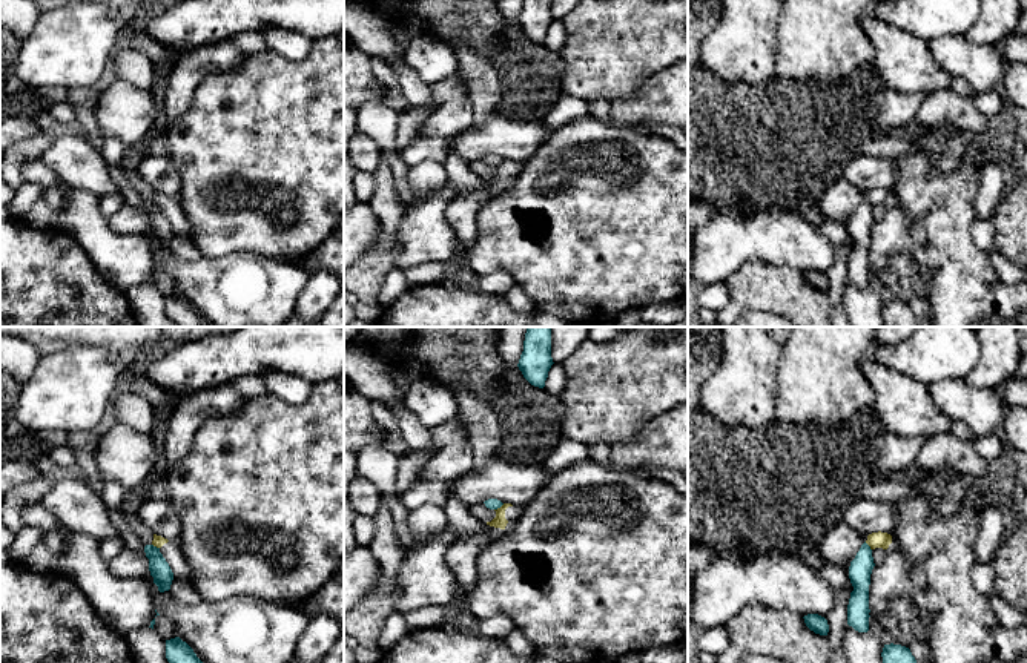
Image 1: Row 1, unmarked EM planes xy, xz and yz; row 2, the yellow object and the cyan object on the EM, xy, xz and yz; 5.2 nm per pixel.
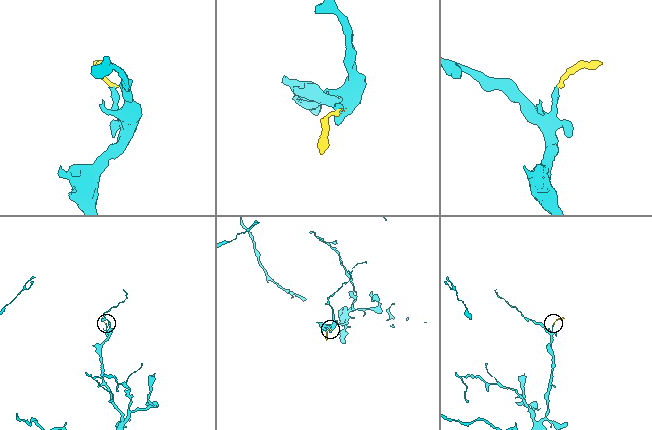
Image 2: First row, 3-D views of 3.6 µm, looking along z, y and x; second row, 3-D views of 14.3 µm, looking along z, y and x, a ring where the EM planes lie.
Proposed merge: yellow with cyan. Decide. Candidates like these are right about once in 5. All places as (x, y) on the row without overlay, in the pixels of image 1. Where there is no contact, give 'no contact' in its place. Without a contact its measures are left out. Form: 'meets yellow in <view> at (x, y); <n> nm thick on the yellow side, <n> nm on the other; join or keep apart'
meets yellow in xz at (501, 163); 70 nm thick on the yellow side, 60 nm on the other; keep apart

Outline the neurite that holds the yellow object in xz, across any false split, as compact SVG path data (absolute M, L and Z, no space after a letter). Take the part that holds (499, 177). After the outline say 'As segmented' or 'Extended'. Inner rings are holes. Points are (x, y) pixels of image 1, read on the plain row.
M504 160L494 167L496 173L491 178L487 178L487 181L500 186L508 186L523 169L523 161Z. Extended

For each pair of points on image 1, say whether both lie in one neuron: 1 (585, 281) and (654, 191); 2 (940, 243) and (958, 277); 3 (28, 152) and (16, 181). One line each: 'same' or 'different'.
1: same
2: same
3: same

